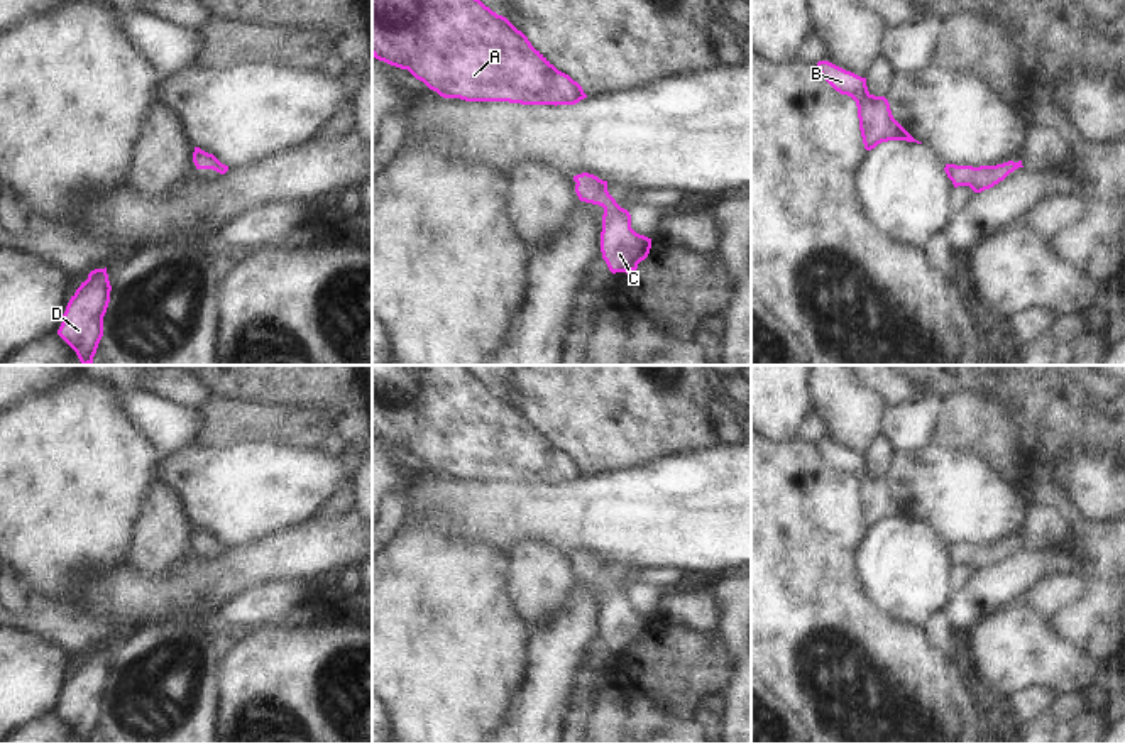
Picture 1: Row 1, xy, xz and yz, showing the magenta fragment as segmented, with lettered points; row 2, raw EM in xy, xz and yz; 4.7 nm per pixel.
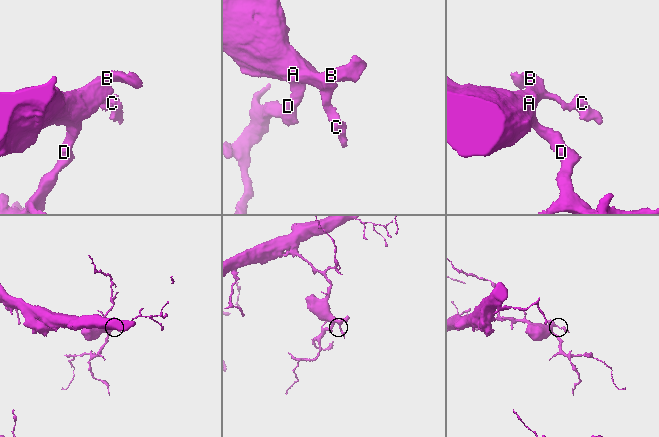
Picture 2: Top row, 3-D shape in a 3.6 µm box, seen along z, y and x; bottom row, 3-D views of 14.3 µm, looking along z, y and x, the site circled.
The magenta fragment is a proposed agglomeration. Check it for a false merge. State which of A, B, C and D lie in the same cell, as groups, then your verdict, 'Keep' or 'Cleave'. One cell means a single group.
Groups: A B C D. Keep.

